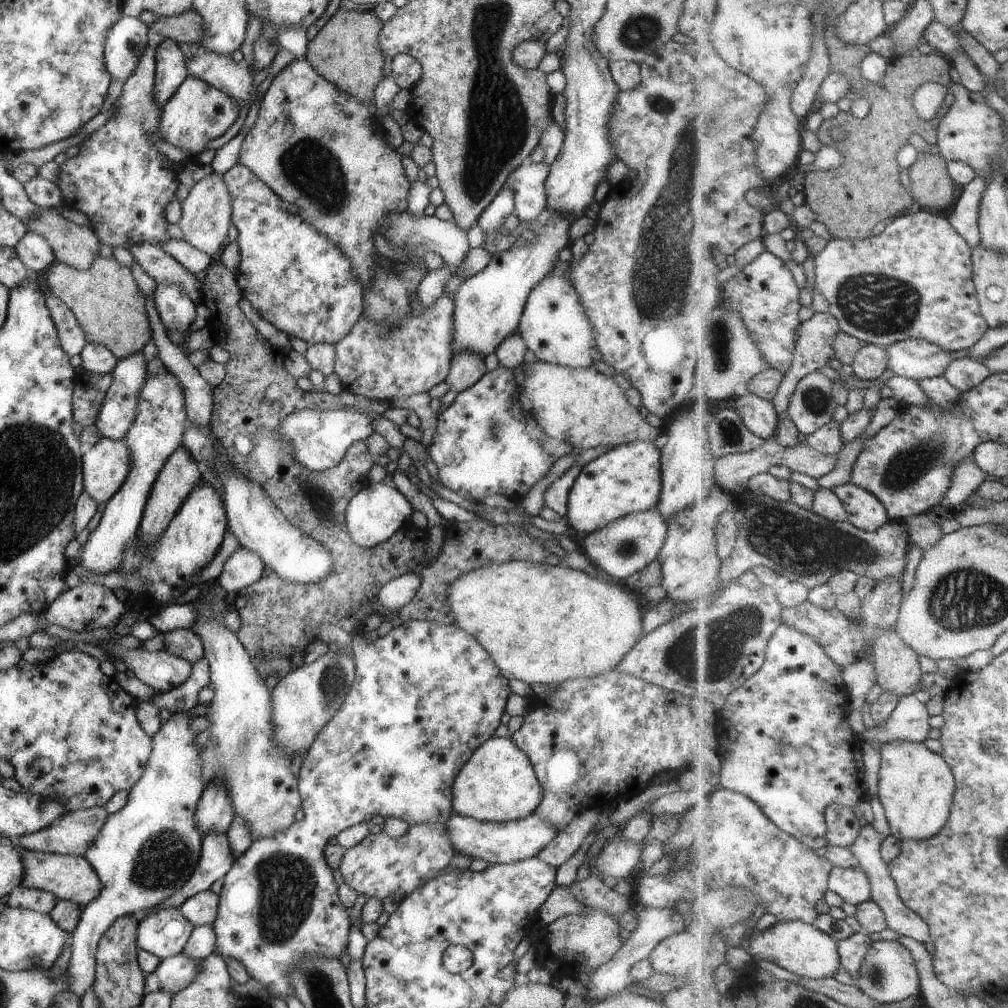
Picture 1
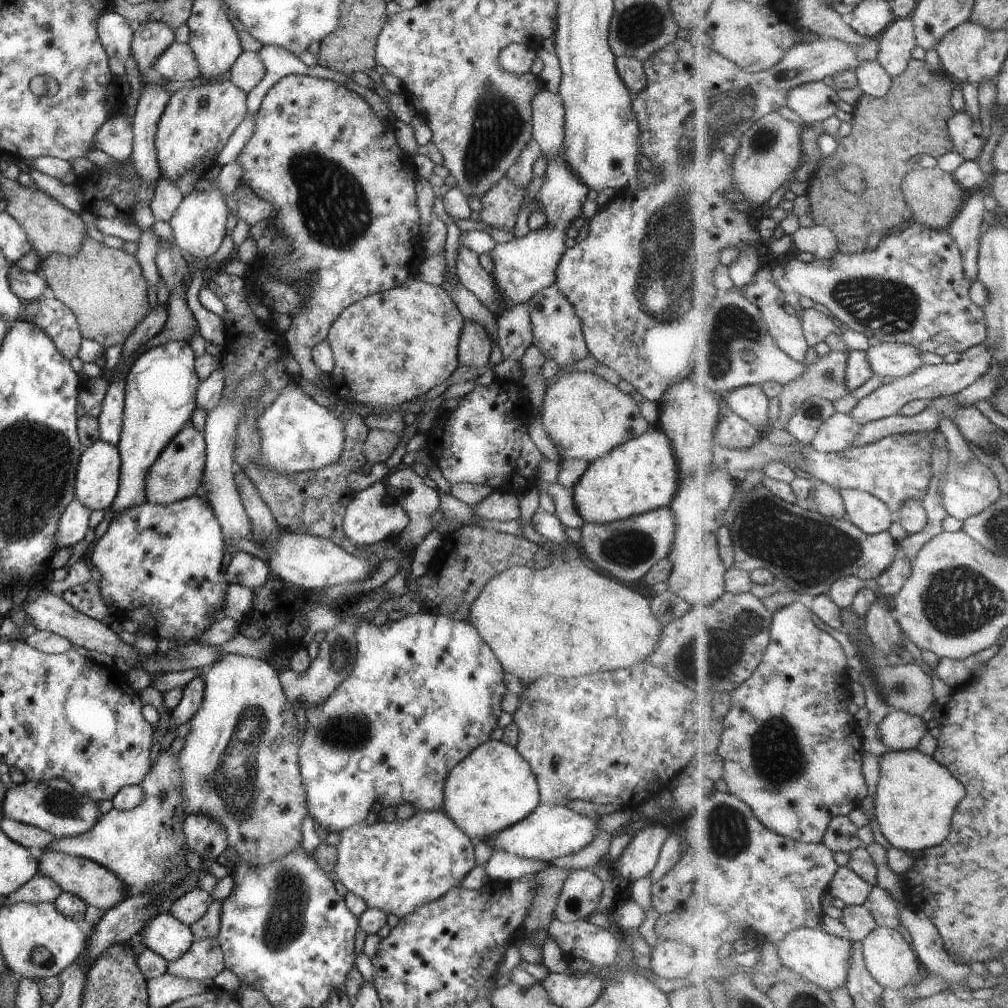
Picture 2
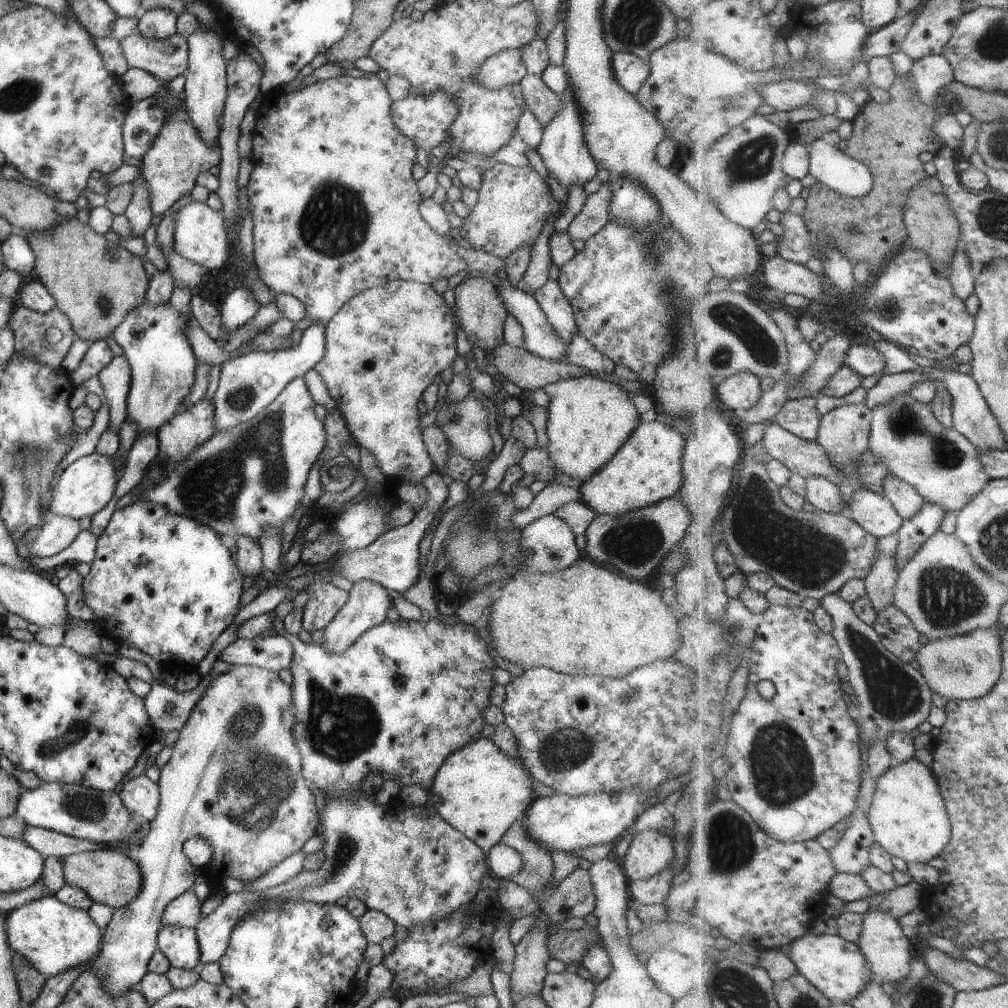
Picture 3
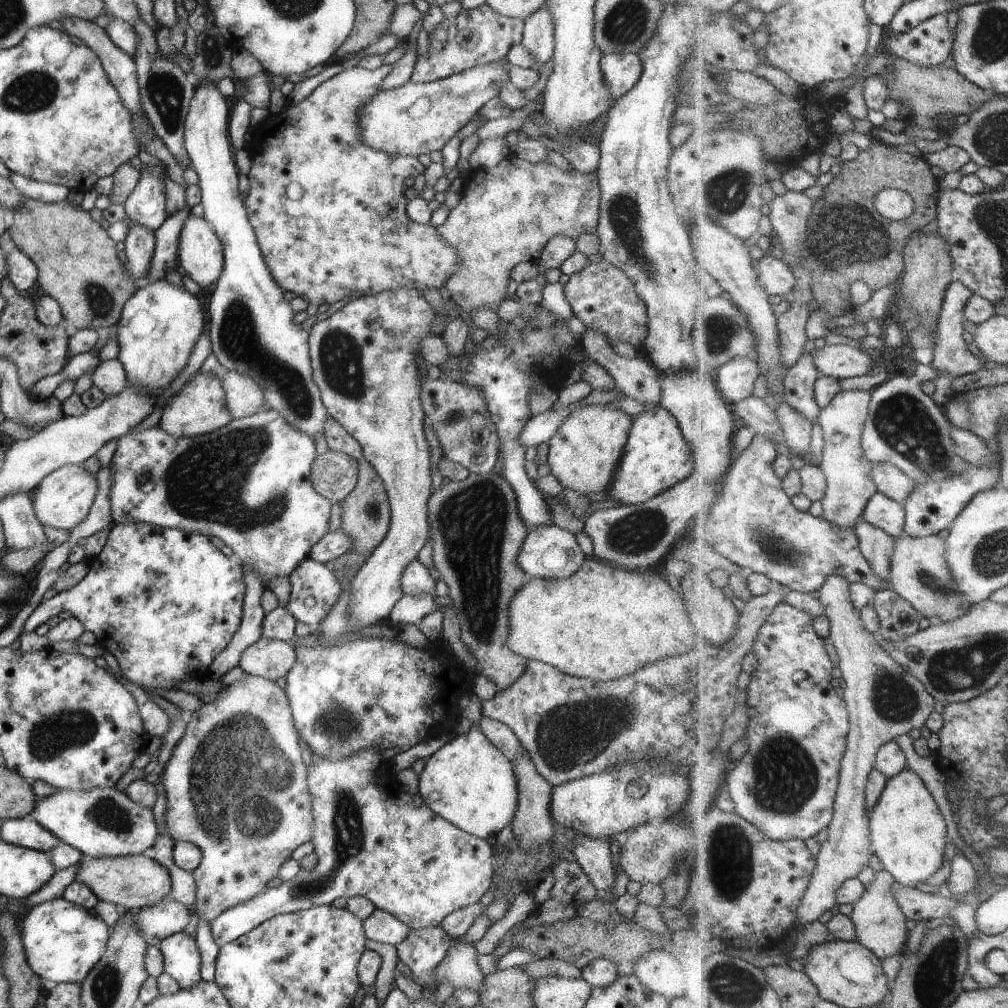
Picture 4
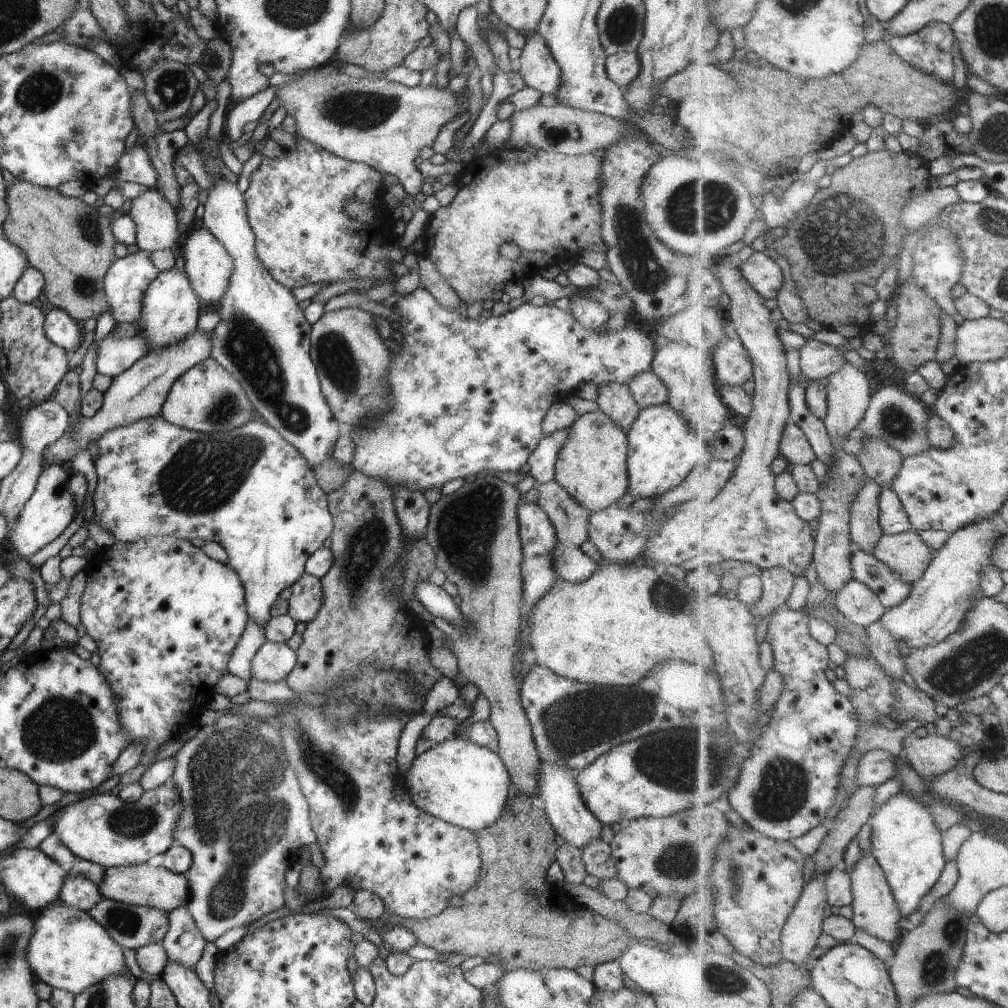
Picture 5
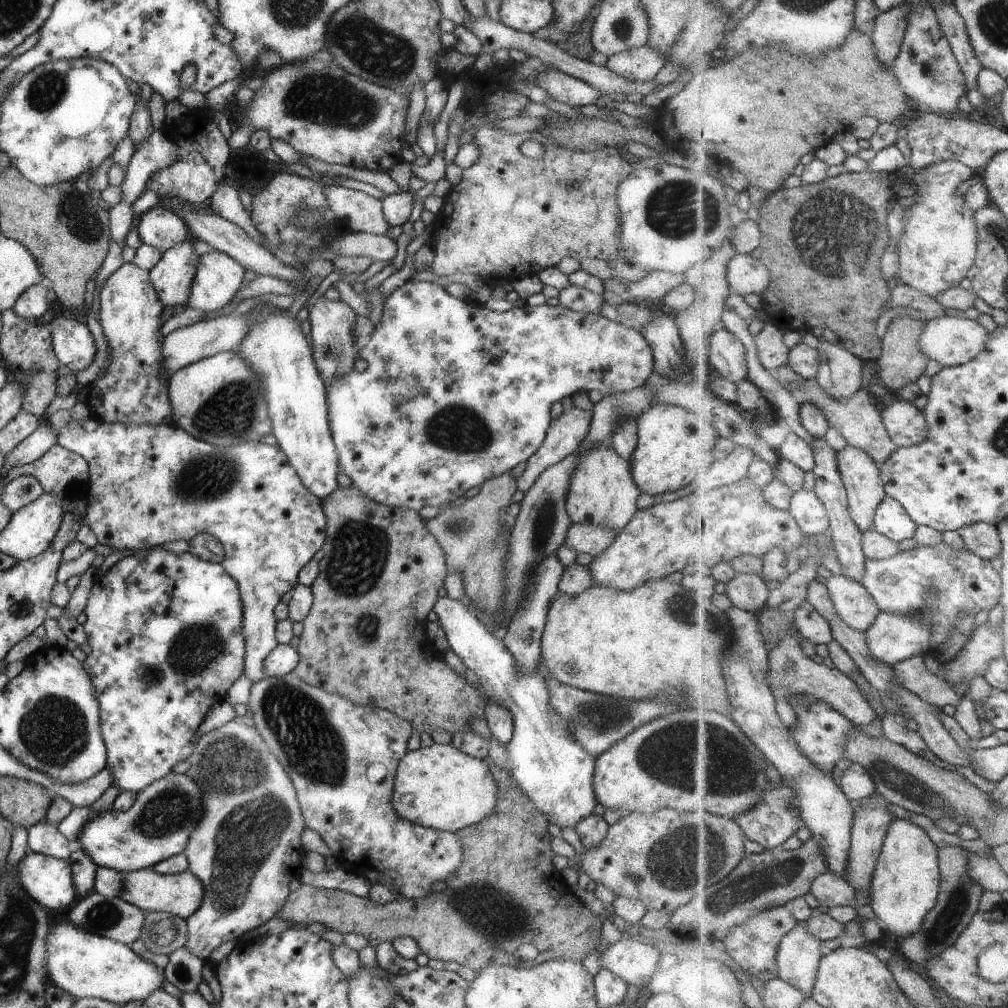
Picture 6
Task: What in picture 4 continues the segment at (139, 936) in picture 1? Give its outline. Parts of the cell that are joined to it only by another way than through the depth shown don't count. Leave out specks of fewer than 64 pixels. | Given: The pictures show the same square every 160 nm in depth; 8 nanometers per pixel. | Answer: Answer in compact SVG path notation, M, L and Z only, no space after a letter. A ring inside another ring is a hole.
M177 932L156 945L162 957L163 972L175 980L181 990L191 988L200 978L200 956L194 938Z

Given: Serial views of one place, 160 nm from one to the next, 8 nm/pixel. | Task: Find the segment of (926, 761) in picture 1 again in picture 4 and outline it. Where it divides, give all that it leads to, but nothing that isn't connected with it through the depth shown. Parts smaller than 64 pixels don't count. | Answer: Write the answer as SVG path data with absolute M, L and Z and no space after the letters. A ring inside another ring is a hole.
M909 769L897 774L895 778L889 779L883 795L879 798L879 803L869 816L873 852L885 866L885 870L895 878L895 882L905 888L915 888L917 884L921 883L927 884L929 877L937 873L937 870L943 866L945 848L950 840L947 836L945 818L943 818L937 802L933 800L931 792L923 784L923 780Z

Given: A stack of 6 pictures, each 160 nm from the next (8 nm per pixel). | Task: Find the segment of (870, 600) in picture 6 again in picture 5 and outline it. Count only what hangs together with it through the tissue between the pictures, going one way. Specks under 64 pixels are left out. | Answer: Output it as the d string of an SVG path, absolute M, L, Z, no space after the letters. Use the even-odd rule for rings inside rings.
M855 578L840 591L835 605L849 620L866 629L874 622L882 620L886 613L886 606L881 599L869 586Z

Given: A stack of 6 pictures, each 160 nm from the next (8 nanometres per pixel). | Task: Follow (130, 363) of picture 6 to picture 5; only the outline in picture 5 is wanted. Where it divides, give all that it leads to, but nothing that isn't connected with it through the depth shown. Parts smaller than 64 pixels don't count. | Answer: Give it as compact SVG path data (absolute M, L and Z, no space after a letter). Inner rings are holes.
M137 249L135 252L126 254L122 258L115 259L107 268L102 280L102 285L106 294L109 312L116 324L121 322L129 322L134 324L134 320L139 316L140 300L143 291L155 276L158 270L150 261L150 251Z

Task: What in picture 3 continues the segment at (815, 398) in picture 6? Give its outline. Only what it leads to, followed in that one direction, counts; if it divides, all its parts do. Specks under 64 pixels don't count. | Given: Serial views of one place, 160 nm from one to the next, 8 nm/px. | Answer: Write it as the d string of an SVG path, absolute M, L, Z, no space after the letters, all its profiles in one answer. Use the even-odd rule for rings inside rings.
M897 476L886 481L886 497L894 504L904 521L915 518L926 503L914 486Z

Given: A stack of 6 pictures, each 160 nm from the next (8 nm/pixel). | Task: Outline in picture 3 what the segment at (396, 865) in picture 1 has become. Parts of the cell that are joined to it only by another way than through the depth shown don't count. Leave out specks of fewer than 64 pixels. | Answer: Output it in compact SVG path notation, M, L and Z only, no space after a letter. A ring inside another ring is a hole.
M359 789L351 793L342 793L338 800L327 799L321 814L321 824L316 834L323 836L322 850L324 861L314 871L301 870L286 882L257 892L239 891L224 896L221 904L205 918L199 919L194 926L198 942L198 964L214 963L223 956L227 948L228 936L238 920L255 907L262 907L269 901L302 900L312 903L331 904L341 896L358 898L368 909L382 912L395 925L411 928L411 925L423 921L439 920L455 910L460 904L474 898L479 890L479 880L484 875L490 876L486 865L485 853L461 832L447 824L437 811L427 802L416 807L404 807L396 796L392 802L375 806L373 799Z

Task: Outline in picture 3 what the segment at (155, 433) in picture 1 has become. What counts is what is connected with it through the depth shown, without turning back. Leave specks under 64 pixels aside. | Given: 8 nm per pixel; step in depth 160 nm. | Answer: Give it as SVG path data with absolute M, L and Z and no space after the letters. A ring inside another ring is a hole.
M144 300L144 302L137 308L131 309L131 312L128 312L127 316L124 316L121 324L111 332L109 337L115 342L115 344L118 344L121 347L121 350L123 350L122 355L127 359L128 365L130 366L130 387L128 388L126 396L126 419L130 420L135 425L136 430L135 433L133 431L133 435L137 435L144 430L154 433L157 432L158 428L161 427L163 423L166 423L170 418L173 418L173 415L177 413L180 402L187 396L187 394L189 394L192 384L194 383L194 370L197 363L191 345L184 335L184 328L190 323L194 323L193 320L190 321L189 317L173 310L168 302L165 304L150 305Z

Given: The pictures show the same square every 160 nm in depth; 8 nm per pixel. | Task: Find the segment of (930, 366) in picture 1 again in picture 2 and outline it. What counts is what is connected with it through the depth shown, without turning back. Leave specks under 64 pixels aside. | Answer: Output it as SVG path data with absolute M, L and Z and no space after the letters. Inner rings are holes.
M879 343L871 347L867 354L871 368L877 375L896 379L917 372L924 364L921 351L905 343Z

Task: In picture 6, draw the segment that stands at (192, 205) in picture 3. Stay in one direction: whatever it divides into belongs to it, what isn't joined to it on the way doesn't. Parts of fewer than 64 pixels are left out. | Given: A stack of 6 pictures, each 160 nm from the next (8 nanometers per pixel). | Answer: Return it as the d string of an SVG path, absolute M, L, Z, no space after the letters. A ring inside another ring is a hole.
M211 249L198 256L189 296L183 308L216 315L241 286L244 268L228 254Z

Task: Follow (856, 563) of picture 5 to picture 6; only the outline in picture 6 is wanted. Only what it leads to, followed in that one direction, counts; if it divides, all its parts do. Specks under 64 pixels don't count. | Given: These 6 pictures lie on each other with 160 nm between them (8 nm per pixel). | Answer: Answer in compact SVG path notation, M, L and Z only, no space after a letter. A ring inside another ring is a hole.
M946 544L937 548L919 546L916 550L903 551L892 559L867 559L865 576L862 584L874 596L881 611L897 613L898 615L911 615L916 617L919 613L927 615L932 624L932 654L936 655L937 648L945 644L949 634L957 624L959 612L977 612L987 610L990 612L1002 599L1002 576L991 568L991 562L984 561L977 555L969 552L966 556L953 552Z

